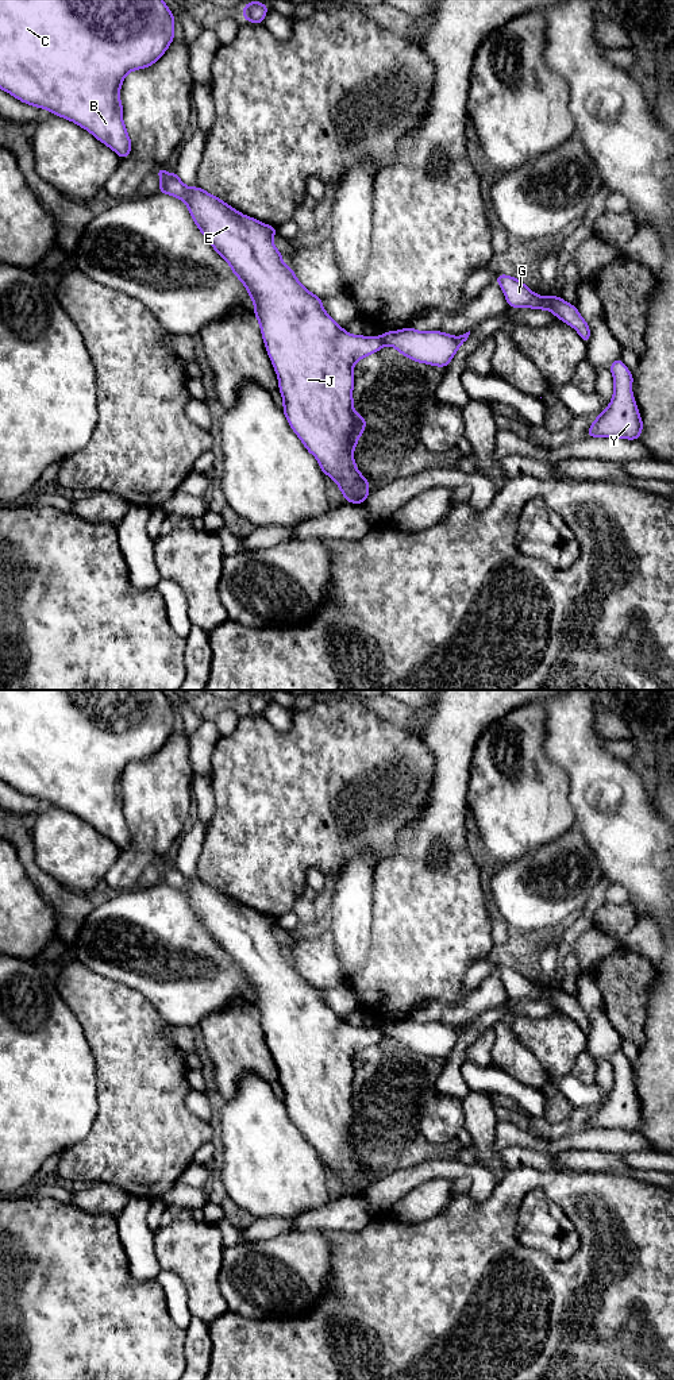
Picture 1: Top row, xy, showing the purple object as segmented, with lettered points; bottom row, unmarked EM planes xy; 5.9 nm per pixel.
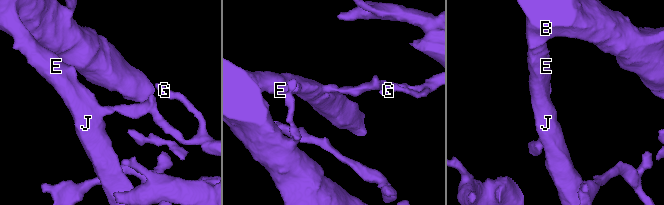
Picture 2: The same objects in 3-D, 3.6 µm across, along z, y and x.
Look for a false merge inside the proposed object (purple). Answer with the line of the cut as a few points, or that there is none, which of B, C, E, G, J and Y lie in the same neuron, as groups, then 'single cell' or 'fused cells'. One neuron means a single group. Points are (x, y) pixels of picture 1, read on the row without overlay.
cut xy (381, 1028), (385, 1034); groups B C E J / G Y; fused cells

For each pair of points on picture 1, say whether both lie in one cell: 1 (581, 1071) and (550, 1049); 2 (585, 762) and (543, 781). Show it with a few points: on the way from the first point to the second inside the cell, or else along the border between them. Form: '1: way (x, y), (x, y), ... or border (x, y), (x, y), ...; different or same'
1: border (585, 1049), (577, 1057), (570, 1072); different
2: border (545, 744), (545, 755), (567, 781), (570, 802); different

